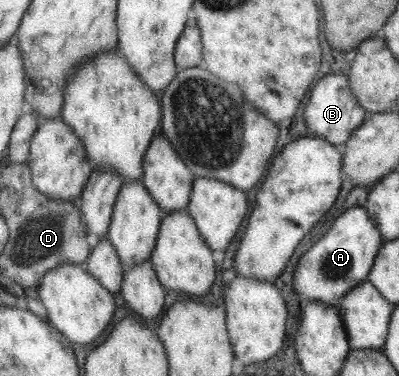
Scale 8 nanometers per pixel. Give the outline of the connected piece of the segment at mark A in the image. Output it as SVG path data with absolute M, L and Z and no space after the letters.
M361 203L360 206L344 210L325 234L296 262L292 272L292 290L298 296L300 310L308 302L336 307L351 288L367 280L368 271L383 241L375 222Z

